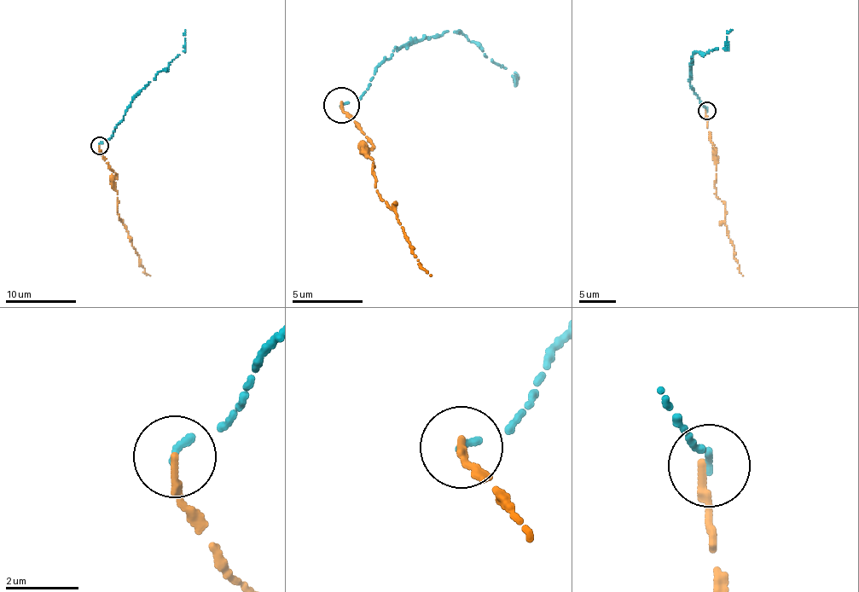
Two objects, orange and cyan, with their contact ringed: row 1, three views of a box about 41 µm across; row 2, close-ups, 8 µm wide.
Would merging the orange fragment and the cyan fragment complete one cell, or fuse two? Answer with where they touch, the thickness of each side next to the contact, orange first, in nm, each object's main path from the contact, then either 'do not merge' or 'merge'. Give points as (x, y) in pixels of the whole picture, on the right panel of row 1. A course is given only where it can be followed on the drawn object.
(707, 111) | 240/200 nm | orange via (705, 110), (709, 137), (714, 147), (716, 195), (725, 205), (727, 233), (742, 275) | cyan via (707, 110), (690, 86), (691, 57), (698, 52), (703, 55), (725, 47), (727, 33), (732, 30) | do not merge

